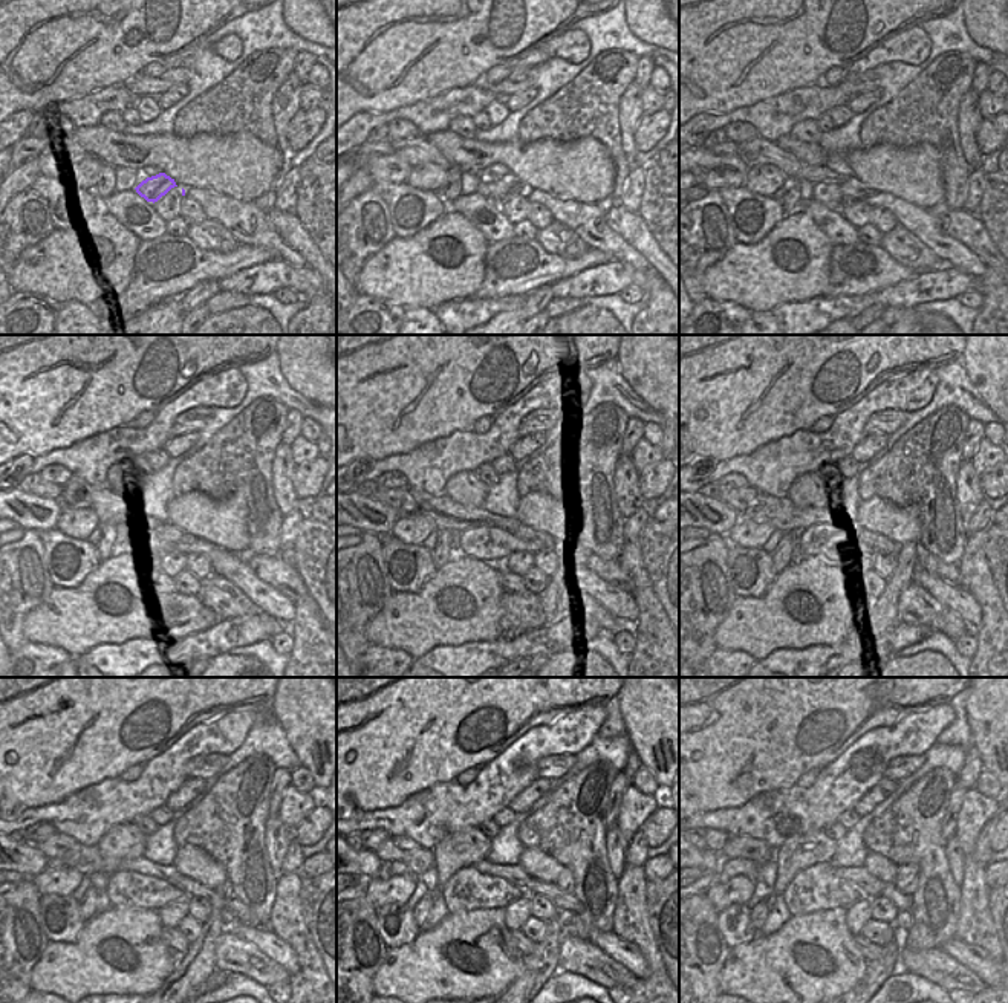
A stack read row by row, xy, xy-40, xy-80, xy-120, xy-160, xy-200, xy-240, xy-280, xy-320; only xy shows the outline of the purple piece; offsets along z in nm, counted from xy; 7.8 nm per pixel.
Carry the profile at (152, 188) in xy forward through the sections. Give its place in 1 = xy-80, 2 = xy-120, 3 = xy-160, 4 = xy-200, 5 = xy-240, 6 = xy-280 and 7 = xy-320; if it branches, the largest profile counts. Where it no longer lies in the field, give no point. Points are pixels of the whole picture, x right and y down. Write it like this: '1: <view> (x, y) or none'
1: xy-80 (852, 188)
2: xy-120 (173, 534)
3: xy-160 (523, 532)
4: xy-200 (881, 545)
5: xy-240 (237, 908)
6: xy-280 (562, 901)
7: xy-320 (901, 901)

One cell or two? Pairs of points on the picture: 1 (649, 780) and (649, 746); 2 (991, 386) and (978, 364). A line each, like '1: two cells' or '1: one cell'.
1: two cells
2: one cell

